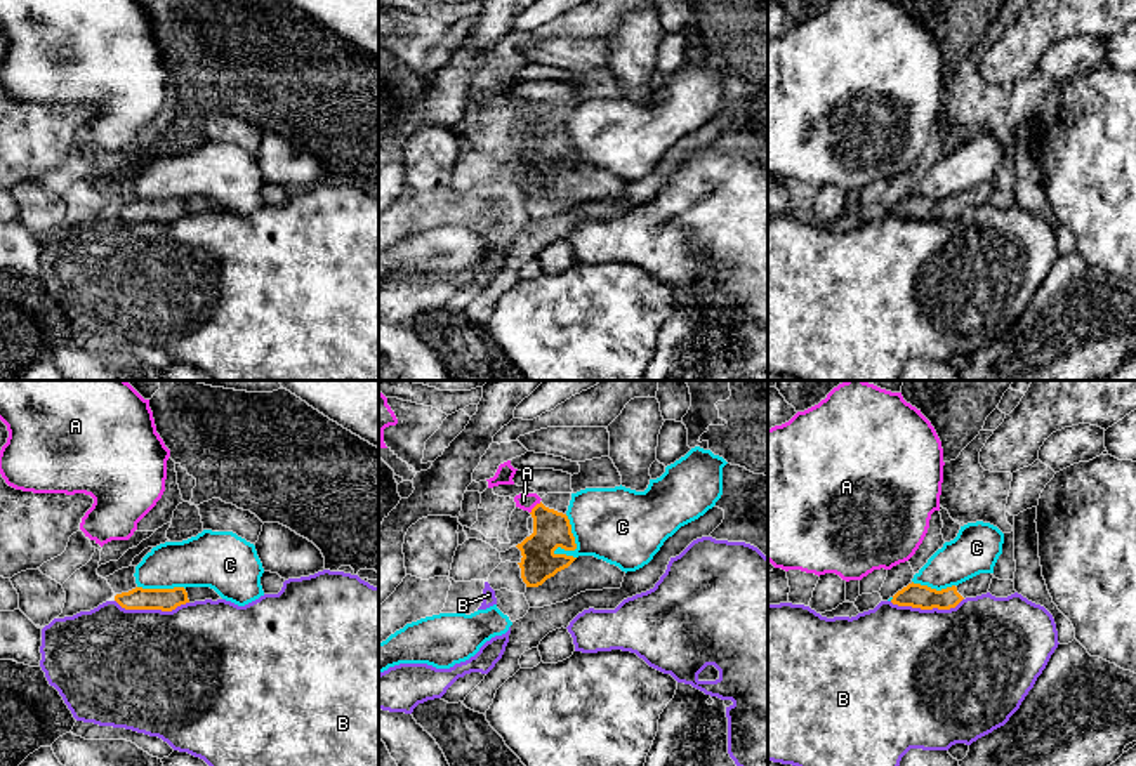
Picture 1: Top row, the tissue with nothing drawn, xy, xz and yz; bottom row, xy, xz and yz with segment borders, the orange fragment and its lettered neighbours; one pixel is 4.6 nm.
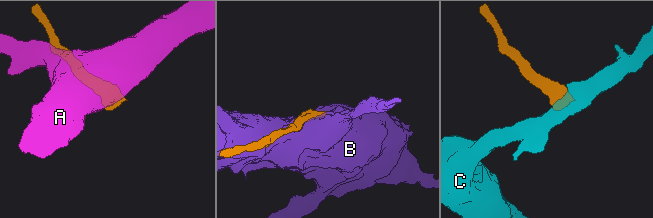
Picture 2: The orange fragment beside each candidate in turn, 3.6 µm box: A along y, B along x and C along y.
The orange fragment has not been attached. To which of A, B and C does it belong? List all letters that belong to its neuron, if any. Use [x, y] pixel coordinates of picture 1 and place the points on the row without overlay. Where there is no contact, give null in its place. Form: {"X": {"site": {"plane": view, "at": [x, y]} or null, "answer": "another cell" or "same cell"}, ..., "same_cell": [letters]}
{"A": {"site": {"plane": "xz", "at": [534, 118]}, "answer": "another cell"}, "B": {"site": {"plane": "xy", "at": [151, 219]}, "answer": "another cell"}, "C": {"site": {"plane": "xz", "at": [574, 153]}, "answer": "another cell"}, "same_cell": []}

